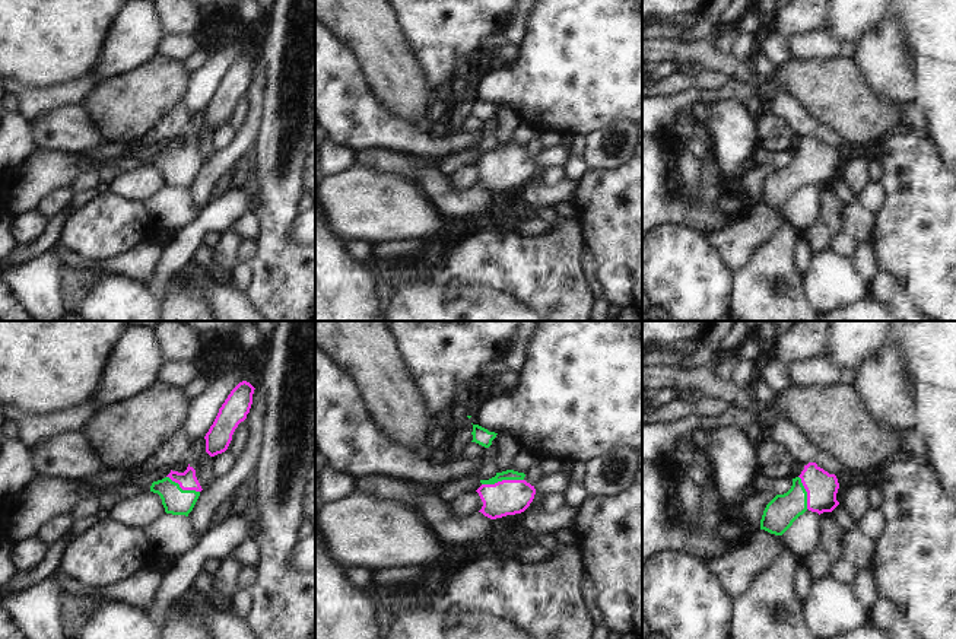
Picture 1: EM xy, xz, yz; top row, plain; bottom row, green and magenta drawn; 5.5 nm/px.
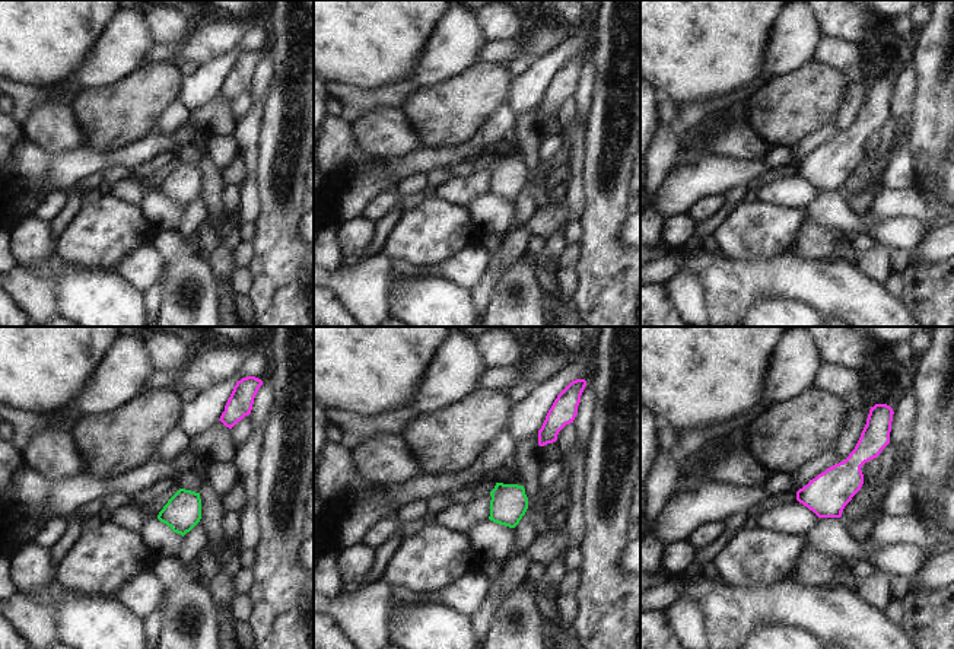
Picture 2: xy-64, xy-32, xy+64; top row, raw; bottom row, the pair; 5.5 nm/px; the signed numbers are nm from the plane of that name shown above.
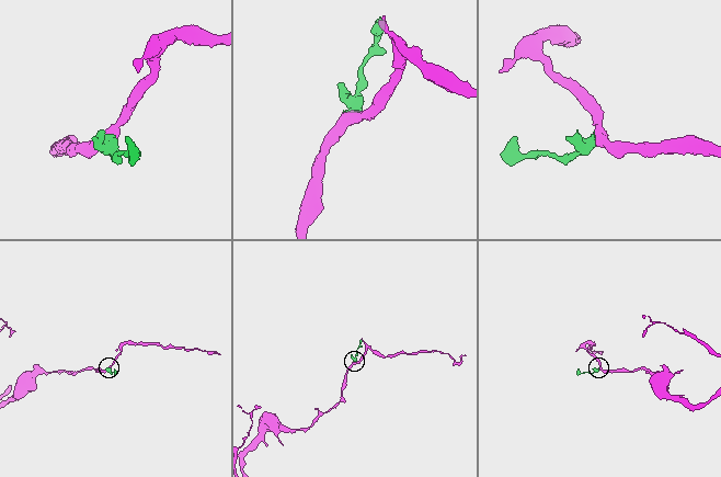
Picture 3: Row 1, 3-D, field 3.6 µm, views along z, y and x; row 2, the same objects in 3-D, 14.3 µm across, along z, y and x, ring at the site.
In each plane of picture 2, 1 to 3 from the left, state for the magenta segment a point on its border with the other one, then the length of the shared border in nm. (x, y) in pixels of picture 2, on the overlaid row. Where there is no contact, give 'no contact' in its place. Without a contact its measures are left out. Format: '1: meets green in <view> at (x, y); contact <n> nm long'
1: no contact
2: no contact
3: no contact

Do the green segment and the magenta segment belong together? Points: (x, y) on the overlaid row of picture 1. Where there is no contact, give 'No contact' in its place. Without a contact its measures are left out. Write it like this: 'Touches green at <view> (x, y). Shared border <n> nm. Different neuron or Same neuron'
Touches green at xz (502, 479). Shared border 240 nm. Same neuron

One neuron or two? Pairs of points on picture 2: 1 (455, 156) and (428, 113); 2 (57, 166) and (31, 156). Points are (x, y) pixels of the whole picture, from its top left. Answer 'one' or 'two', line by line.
1: two
2: one

